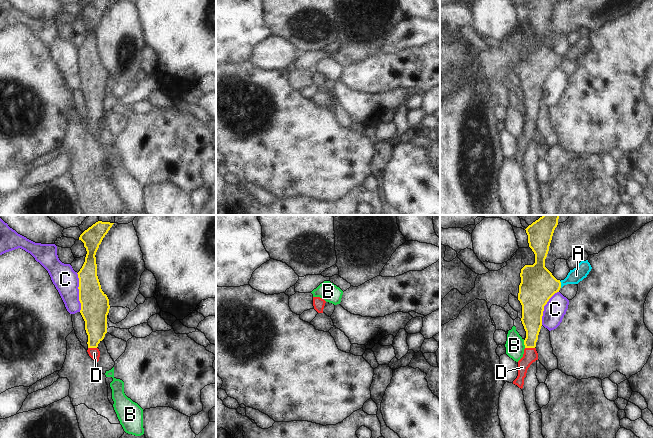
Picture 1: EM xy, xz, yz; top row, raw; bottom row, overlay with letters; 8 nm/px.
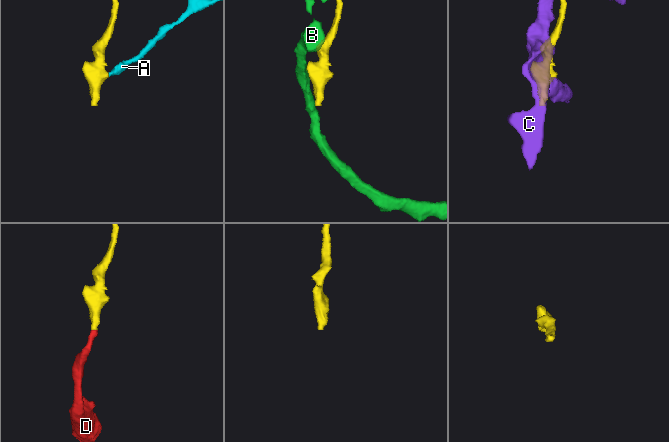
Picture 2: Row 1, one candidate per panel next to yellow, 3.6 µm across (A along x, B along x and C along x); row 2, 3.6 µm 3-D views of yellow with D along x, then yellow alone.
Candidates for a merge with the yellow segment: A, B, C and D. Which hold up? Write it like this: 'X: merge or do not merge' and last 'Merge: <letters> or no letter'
A: merge
B: do not merge
C: do not merge
D: merge
Merge: A, D

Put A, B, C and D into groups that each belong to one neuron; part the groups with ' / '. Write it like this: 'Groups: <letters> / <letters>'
Groups: A D / B / C.

